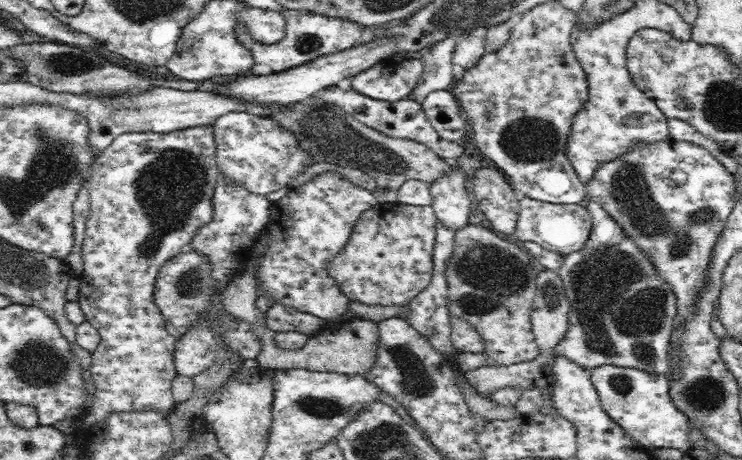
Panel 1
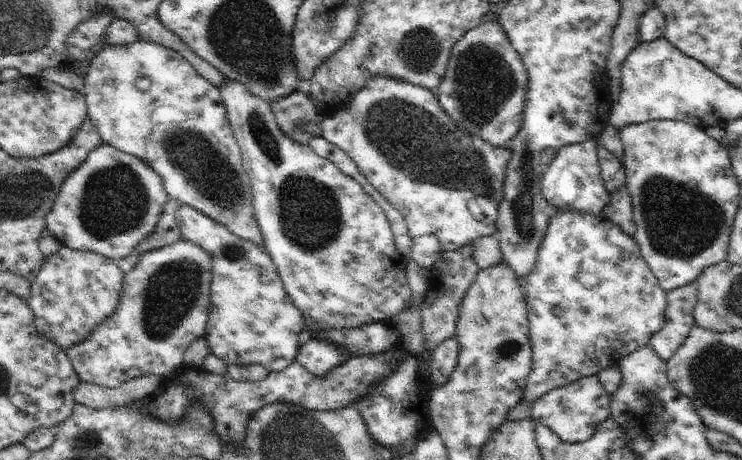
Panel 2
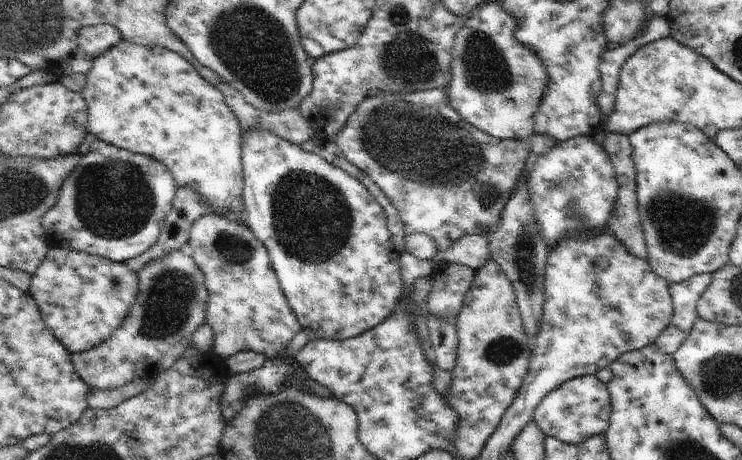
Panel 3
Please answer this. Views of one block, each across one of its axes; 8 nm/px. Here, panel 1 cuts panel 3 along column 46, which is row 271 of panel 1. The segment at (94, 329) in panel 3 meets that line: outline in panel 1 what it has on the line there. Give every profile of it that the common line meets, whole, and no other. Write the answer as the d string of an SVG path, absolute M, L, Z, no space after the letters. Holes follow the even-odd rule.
M324 171L312 177L306 184L295 189L291 188L286 196L271 202L268 224L264 228L267 231L268 250L262 253L261 257L251 259L251 264L257 270L255 272L257 284L276 304L291 306L325 321L341 317L348 311L346 308L350 299L342 293L336 281L328 276L326 266L346 247L360 214L377 203L375 194L360 186L352 185L348 178L336 171Z

